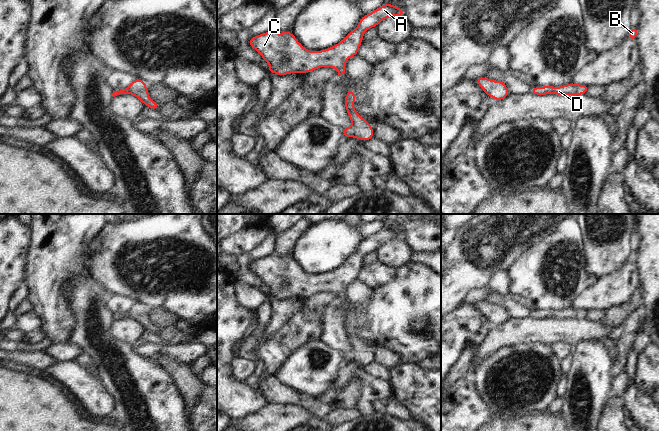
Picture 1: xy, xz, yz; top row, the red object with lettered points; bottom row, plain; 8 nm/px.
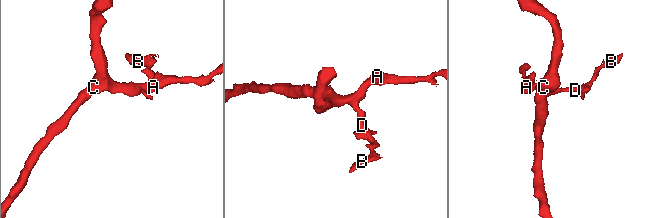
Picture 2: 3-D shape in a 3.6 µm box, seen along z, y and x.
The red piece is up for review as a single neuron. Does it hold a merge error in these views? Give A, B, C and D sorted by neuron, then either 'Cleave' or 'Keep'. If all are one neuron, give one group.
Groups: A B C D. Keep

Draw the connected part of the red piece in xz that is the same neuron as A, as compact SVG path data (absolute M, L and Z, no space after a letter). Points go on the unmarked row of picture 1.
M385 227L369 238L362 240L357 251L349 256L342 265L321 275L310 275L306 273L299 267L291 255L282 257L278 257L275 254L268 255L249 262L248 266L249 269L261 279L263 284L269 288L268 296L270 297L283 300L291 297L309 297L320 291L332 291L338 295L337 300L340 300L345 297L347 284L358 279L365 255L372 251L376 252L382 244L394 240L404 241L404 235L400 231Z

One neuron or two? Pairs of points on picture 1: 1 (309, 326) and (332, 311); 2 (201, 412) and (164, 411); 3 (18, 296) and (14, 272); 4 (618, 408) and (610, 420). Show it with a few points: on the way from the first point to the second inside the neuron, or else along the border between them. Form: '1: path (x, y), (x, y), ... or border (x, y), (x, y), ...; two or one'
1: border (321, 310), (321, 335), (318, 339); two
2: border (188, 413), (190, 420); two
3: border (23, 282), (10, 297); two
4: path (615, 411), (613, 417); one

